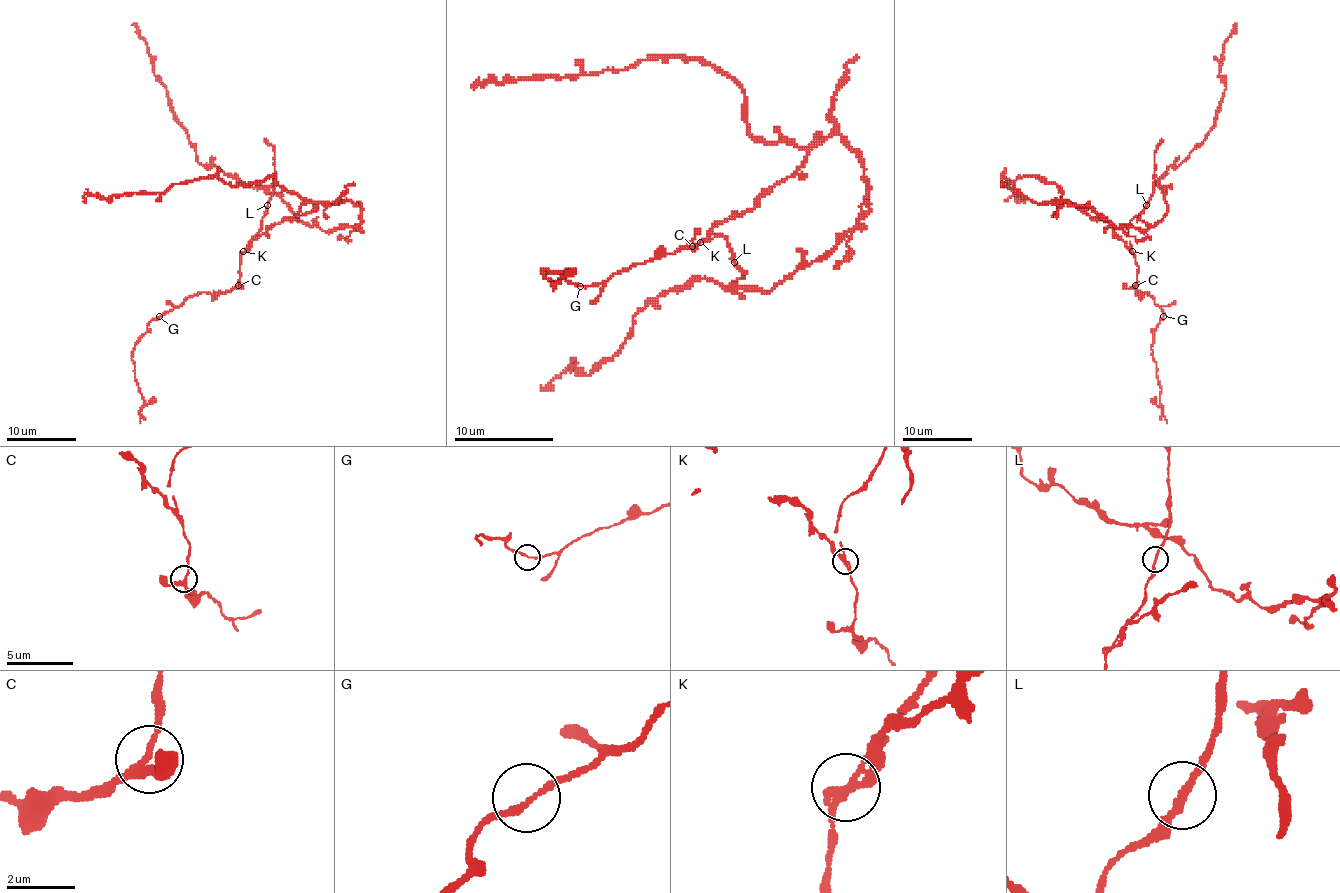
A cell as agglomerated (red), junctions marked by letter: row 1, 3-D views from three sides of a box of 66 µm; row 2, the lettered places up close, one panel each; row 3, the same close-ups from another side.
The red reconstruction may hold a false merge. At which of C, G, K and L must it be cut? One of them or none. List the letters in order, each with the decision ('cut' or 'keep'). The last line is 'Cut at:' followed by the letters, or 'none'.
C: keep
G: keep
K: cut
L: keep
Cut at: K

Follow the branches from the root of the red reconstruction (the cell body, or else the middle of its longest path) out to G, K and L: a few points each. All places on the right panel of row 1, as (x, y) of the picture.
G: (1079, 206), (1055, 201), (1076, 205), (1112, 226), (1135, 255), (1137, 288), (1153, 297), (1163, 316)
K: (1079, 206), (1069, 201), (1055, 201), (1076, 205), (1091, 217), (1104, 219), (1132, 252)
L: (1079, 206), (1069, 201), (1055, 201), (1076, 205), (1091, 217), (1104, 219), (1123, 240), (1130, 222), (1146, 205)

